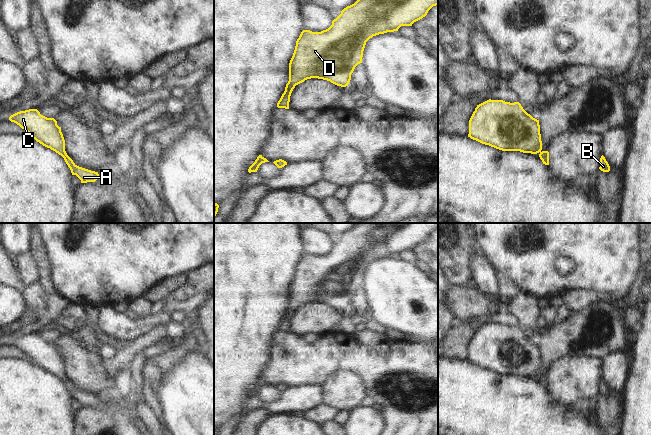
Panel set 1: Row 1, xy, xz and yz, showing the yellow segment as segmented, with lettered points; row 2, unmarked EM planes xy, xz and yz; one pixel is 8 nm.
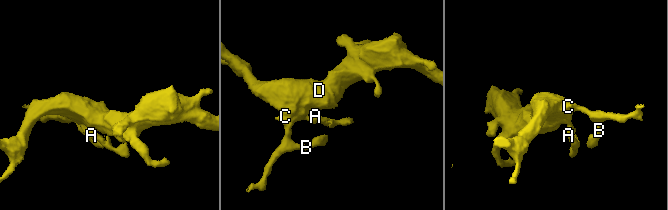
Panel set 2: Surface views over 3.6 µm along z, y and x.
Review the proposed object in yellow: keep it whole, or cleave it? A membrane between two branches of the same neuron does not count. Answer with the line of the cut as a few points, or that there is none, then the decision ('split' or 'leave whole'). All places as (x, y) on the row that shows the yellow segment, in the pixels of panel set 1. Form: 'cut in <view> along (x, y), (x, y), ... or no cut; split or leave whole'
no cut; leave whole

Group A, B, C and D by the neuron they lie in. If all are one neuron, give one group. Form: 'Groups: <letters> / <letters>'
Groups: A B C D

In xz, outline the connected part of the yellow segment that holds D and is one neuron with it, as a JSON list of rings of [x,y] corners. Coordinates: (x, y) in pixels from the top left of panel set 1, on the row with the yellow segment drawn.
[[[357,0],[344,8],[328,29],[321,32],[303,30],[296,41],[289,63],[289,81],[277,107],[289,109],[293,89],[307,79],[318,78],[337,86],[348,86],[355,67],[362,63],[363,51],[370,38],[398,31],[401,26],[412,26],[436,5],[438,0]]]

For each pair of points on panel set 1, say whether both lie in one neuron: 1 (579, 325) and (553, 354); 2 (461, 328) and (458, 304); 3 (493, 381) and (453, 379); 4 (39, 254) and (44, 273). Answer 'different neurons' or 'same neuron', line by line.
1: same neuron
2: different neurons
3: same neuron
4: same neuron

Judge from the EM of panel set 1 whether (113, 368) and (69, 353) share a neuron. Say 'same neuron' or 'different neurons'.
different neurons

